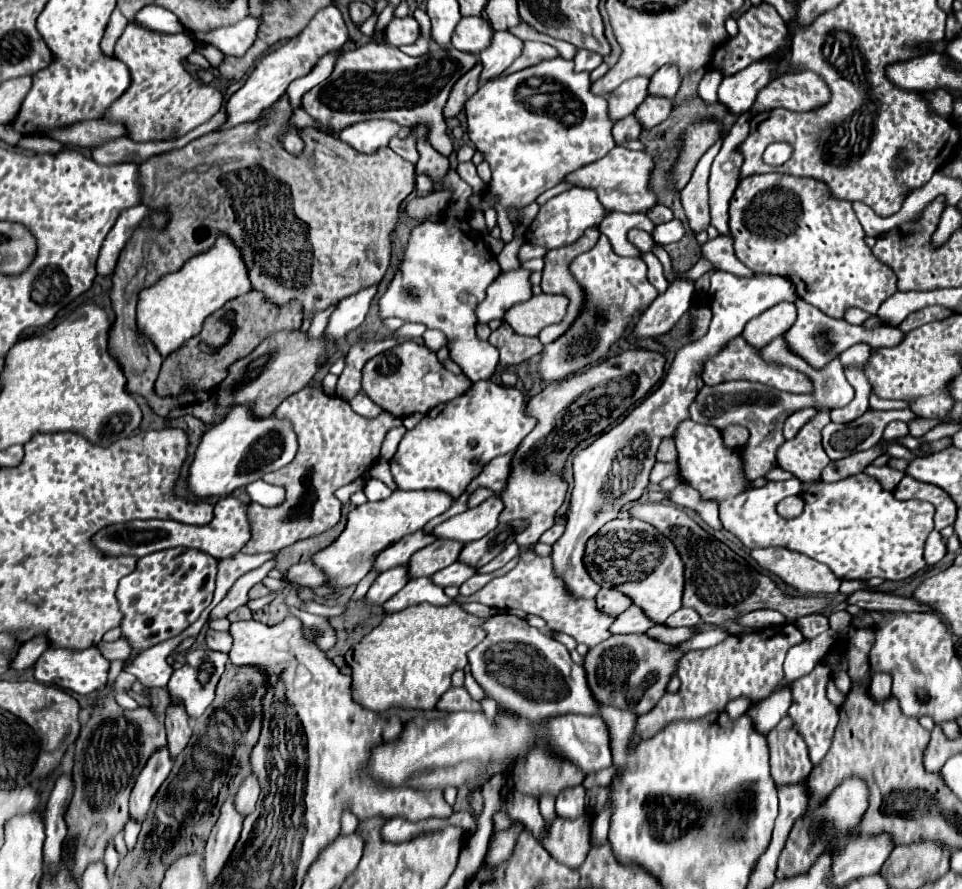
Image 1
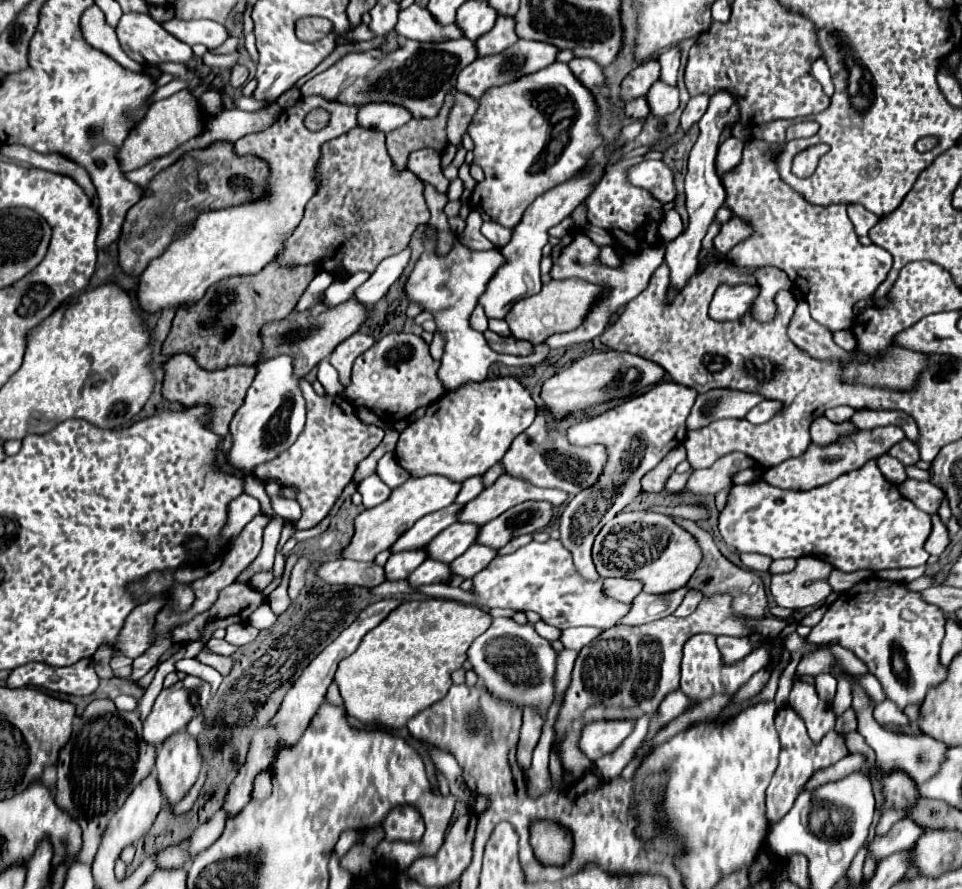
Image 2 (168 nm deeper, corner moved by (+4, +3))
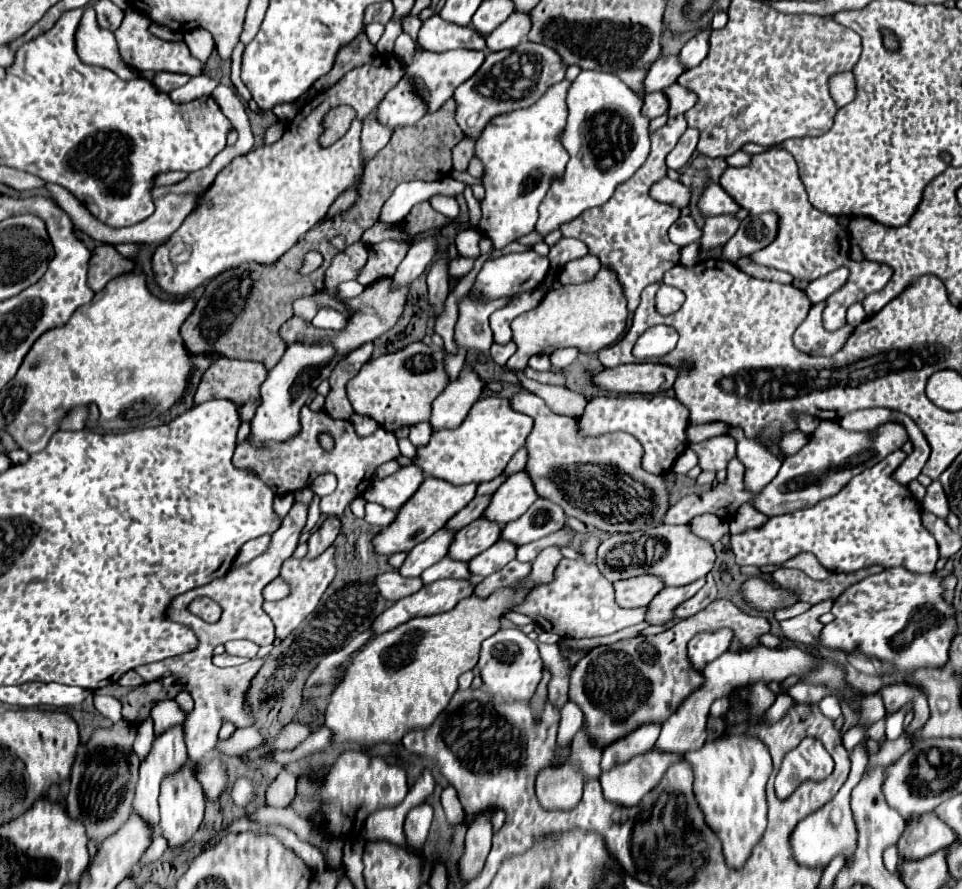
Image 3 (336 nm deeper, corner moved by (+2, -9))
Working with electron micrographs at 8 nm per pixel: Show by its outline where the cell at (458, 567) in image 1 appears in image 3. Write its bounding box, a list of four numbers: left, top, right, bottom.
[469,539,517,577]

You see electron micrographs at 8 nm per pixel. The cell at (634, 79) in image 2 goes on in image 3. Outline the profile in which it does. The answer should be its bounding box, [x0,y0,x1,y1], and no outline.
[645,55,685,91]

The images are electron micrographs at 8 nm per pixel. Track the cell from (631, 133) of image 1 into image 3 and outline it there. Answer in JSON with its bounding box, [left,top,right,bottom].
[643,91,669,119]

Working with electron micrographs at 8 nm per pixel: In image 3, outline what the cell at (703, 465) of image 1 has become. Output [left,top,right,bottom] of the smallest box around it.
[731,449,939,573]

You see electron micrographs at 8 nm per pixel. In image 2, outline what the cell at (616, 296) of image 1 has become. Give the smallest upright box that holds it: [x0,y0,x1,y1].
[599,245,623,267]

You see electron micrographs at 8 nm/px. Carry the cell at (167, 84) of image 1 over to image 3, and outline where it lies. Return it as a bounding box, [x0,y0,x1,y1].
[115,9,203,77]

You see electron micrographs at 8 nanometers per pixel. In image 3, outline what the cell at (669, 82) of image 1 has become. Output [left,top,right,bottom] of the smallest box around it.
[679,29,711,67]

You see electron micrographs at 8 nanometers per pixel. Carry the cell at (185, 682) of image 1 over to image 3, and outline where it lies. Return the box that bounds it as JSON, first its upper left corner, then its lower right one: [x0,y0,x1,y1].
[133,727,189,829]

